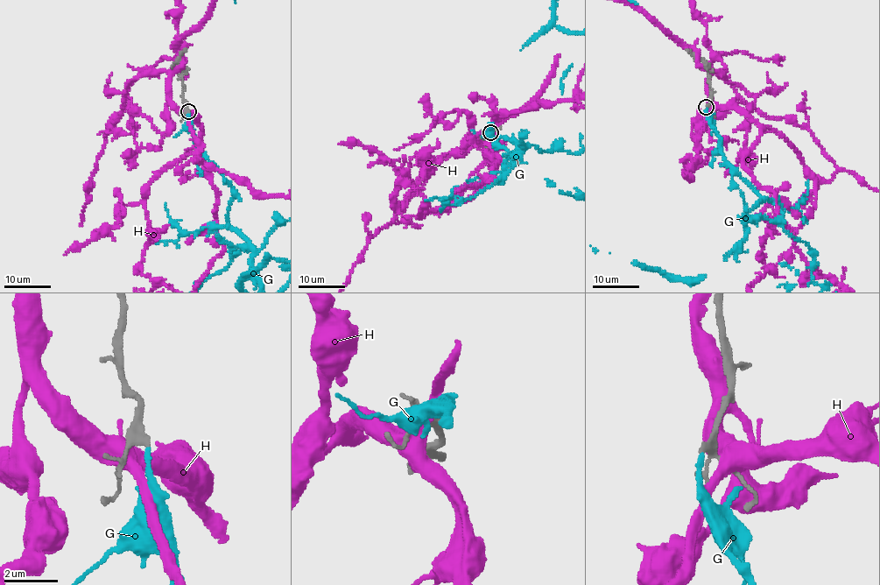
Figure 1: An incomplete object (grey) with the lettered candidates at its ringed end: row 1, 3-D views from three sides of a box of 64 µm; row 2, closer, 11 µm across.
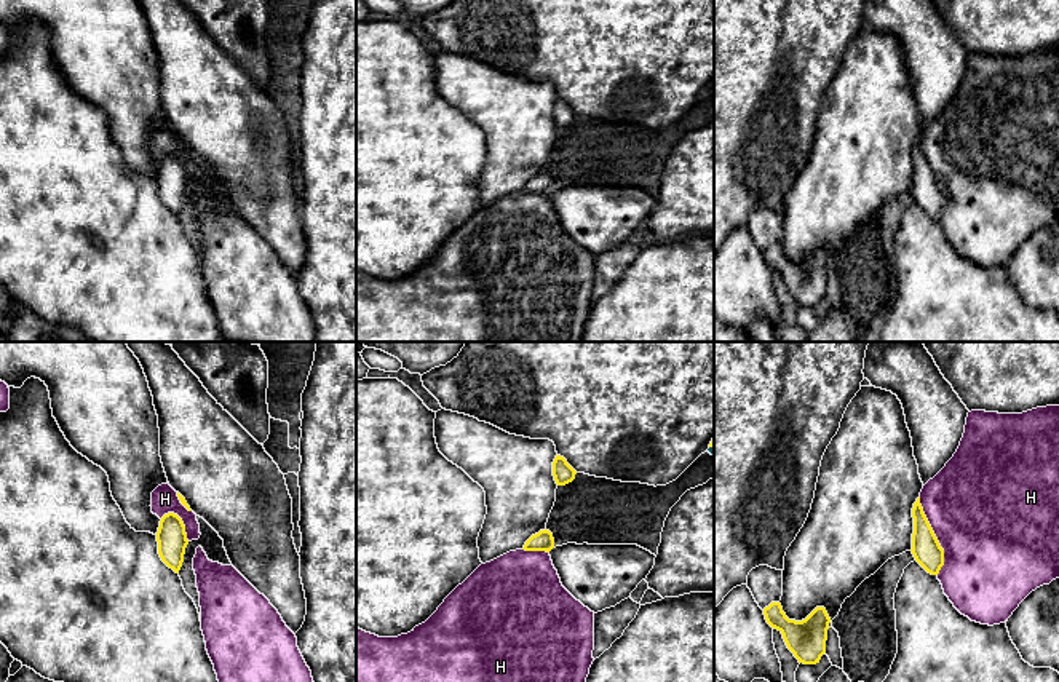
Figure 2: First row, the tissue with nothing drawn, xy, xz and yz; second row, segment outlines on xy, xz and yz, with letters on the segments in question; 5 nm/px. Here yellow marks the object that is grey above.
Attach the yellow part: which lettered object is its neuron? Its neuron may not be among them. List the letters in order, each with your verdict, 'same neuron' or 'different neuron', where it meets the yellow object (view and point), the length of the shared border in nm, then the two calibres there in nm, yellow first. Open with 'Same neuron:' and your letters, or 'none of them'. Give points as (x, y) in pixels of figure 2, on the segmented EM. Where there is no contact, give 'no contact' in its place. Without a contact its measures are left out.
Same neuron: none of them
G: different neuron | xz (711, 446) | 30 nm | 30/50 nm
H: different neuron | yz (935, 535) | 400 nm | 140/500 nm

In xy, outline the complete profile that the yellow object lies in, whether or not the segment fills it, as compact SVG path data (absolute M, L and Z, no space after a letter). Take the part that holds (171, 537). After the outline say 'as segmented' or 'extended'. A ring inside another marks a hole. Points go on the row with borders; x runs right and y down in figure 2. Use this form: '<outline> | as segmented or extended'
M168 513L161 517L157 541L161 561L179 573L188 540L185 525L177 514Z | as segmented

